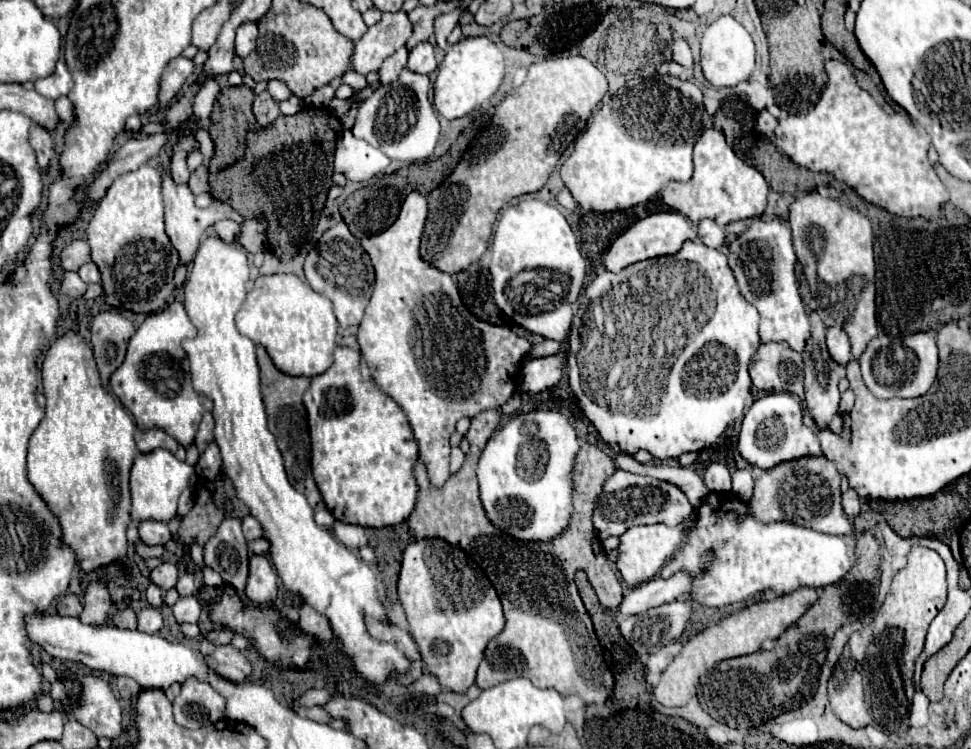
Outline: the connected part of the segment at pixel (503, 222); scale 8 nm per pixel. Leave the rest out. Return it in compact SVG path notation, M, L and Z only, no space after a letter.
M528 199L520 201L516 205L510 205L502 211L496 233L494 233L494 243L492 243L492 263L490 263L490 273L492 273L492 287L494 287L494 299L496 305L520 327L538 333L548 339L564 341L570 323L572 323L572 307L578 301L580 289L584 285L586 277L586 261L580 255L578 241L574 231L570 229L566 217L548 203Z

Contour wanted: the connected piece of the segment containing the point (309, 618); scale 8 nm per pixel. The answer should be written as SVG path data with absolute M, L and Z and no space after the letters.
M302 603L300 607L300 627L302 631L316 635L318 641L330 641L332 639L332 627L328 623L328 619L324 615L320 615L314 607L310 607L308 603Z

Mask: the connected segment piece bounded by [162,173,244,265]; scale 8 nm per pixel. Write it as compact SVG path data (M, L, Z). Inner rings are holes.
M162 173L162 193L164 193L164 205L166 205L166 215L164 215L166 235L170 237L172 247L180 255L180 265L190 265L192 263L192 259L194 259L194 255L198 251L202 235L216 221L220 221L220 219L234 219L236 223L244 223L244 217L240 213L236 213L230 205L220 203L220 201L214 201L210 207L206 207L206 211L198 209L194 205L194 195L188 189L188 185L176 185L172 181L172 177L170 177L170 173Z

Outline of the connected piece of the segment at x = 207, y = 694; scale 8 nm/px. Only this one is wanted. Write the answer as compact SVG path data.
M196 677L182 683L180 695L174 699L174 719L186 729L200 729L224 717L226 699L210 685Z

